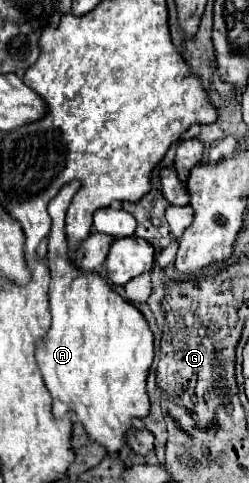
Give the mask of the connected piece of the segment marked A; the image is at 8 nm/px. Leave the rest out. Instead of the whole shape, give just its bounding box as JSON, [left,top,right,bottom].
[36,183,154,453]

